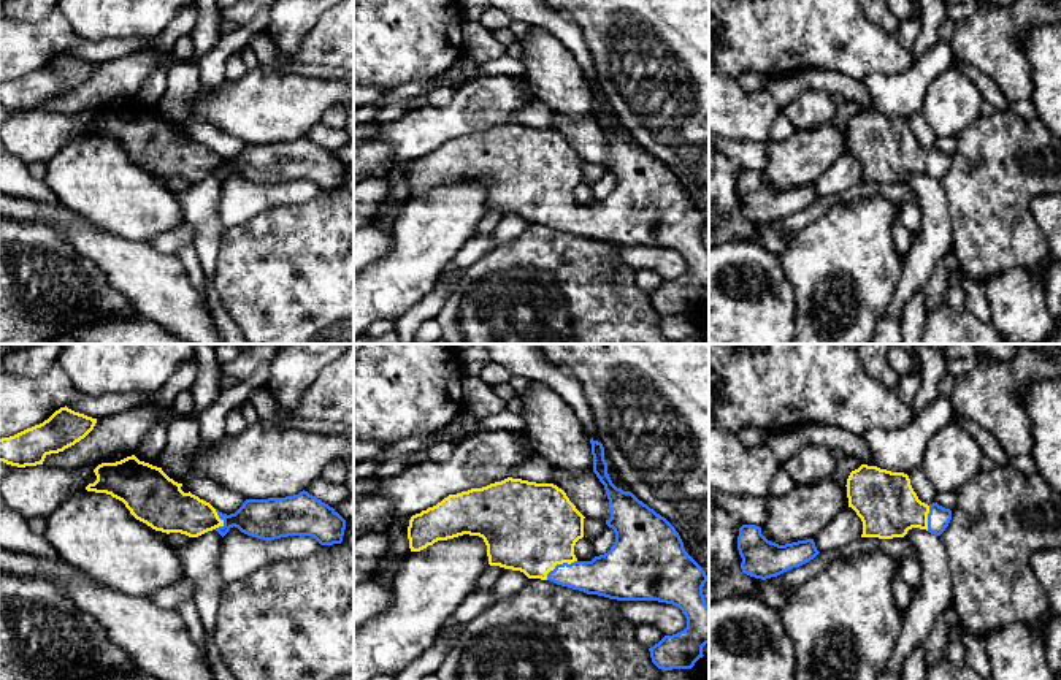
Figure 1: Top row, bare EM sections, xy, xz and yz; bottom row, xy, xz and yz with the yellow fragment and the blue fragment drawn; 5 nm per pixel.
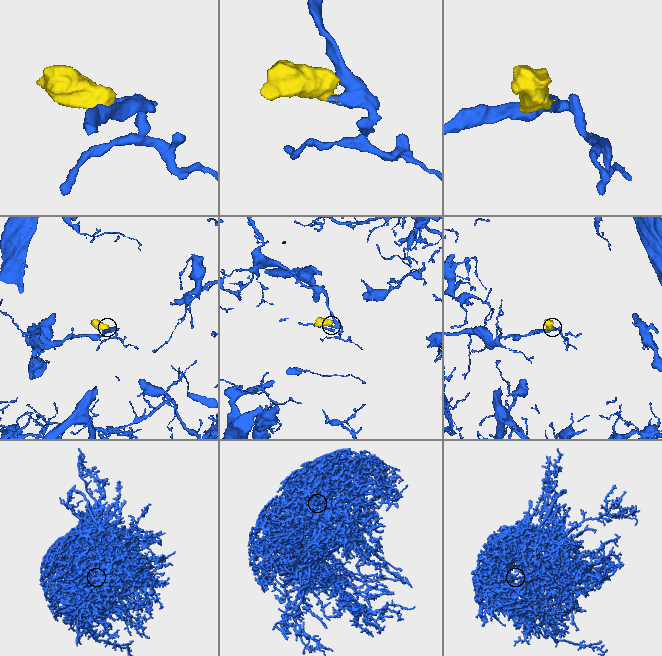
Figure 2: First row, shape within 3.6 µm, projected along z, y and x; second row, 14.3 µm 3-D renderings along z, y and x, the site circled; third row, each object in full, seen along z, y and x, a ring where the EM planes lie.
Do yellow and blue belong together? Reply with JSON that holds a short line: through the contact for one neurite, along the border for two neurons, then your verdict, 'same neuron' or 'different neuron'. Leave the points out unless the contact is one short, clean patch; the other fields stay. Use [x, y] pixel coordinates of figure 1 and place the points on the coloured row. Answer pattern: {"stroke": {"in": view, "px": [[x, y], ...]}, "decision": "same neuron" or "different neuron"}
{"stroke": {"in": "xz", "px": [[527, 527], [559, 563], [573, 574], [606, 576]]}, "decision": "same neuron"}

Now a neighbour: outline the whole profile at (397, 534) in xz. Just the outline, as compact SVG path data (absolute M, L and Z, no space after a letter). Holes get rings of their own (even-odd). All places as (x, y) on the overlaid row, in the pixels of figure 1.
M411 517L396 518L387 531L389 545L396 556L406 556L411 552L408 539L409 520Z

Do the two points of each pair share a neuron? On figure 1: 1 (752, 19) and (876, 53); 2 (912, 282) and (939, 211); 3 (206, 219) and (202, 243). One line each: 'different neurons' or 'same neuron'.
1: same neuron
2: same neuron
3: same neuron

